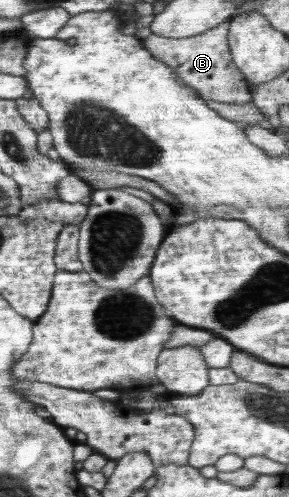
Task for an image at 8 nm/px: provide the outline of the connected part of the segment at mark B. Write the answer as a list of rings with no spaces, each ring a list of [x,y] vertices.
[[[229,21],[220,22],[213,30],[189,38],[167,38],[150,34],[142,44],[156,60],[168,64],[178,72],[180,79],[195,89],[202,100],[214,100],[223,104],[245,104],[251,101],[247,80],[232,60],[229,41]]]

